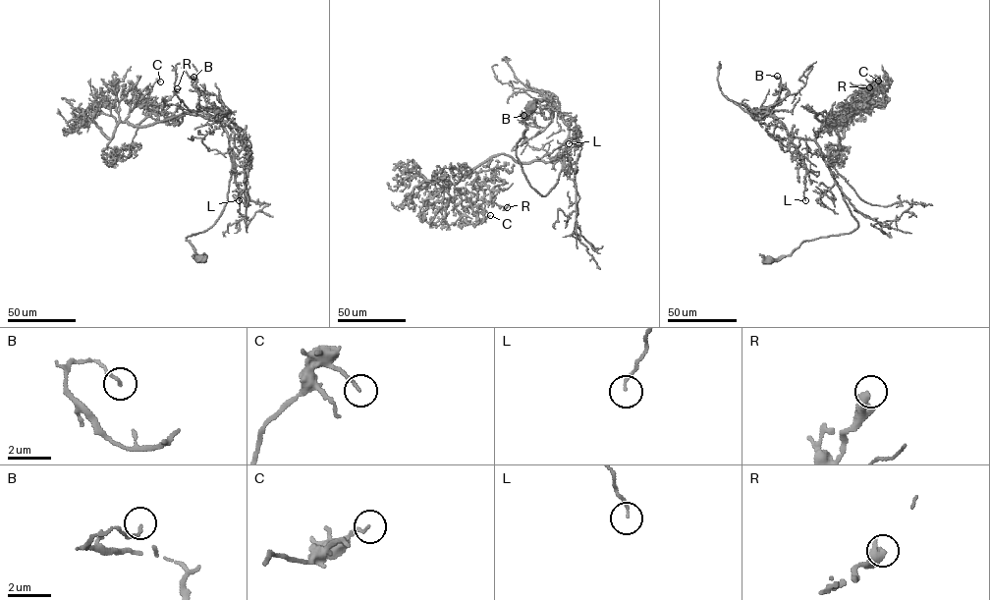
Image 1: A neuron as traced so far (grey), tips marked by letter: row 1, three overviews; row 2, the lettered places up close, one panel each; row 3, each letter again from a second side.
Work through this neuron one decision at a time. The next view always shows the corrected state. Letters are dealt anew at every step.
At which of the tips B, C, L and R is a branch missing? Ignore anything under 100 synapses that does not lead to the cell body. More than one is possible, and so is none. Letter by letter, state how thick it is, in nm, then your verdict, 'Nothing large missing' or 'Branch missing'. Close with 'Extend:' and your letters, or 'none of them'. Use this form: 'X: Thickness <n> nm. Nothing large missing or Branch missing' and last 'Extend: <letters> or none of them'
B: Thickness 100 nm. Nothing large missing
C: Thickness 130 nm. Nothing large missing
L: Thickness 110 nm. Nothing large missing
R: Thickness 420 nm. Nothing large missing
Extend: none of them

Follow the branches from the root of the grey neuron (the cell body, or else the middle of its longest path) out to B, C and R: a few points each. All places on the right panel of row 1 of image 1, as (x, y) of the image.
B: (770, 260), (858, 226), (817, 143), (791, 136), (761, 112), (779, 99), (777, 76)
C: (770, 260), (858, 226), (815, 140), (824, 111), (816, 116), (838, 126), (860, 104), (882, 101), (878, 81)
R: (770, 260), (858, 226), (815, 140), (824, 111), (816, 116), (838, 126), (835, 116), (864, 107), (869, 87)

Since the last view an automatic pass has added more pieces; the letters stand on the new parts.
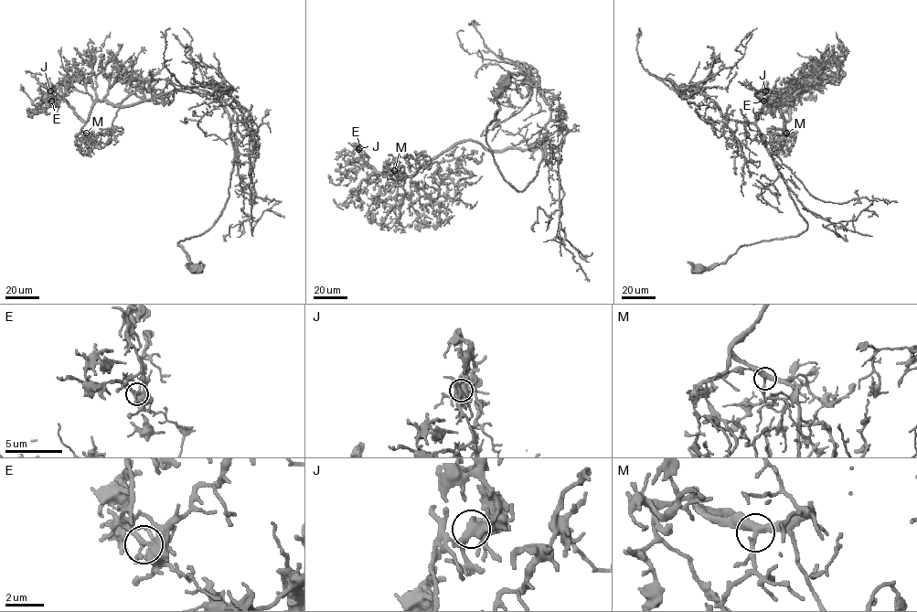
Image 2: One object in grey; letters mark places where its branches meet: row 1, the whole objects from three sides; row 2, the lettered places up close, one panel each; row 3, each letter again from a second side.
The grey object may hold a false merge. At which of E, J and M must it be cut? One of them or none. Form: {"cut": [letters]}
{"cut": ["E"]}

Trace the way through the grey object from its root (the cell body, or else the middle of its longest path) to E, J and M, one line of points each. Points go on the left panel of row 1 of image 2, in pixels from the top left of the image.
E: (196, 268), (178, 243), (229, 197), (225, 108), (175, 89), (97, 101), (83, 121), (51, 101)
J: (196, 268), (178, 243), (229, 197), (225, 108), (175, 89), (97, 101), (83, 121), (50, 91)
M: (196, 268), (178, 243), (204, 233), (229, 197), (225, 108), (194, 88), (127, 105), (97, 101), (86, 134)

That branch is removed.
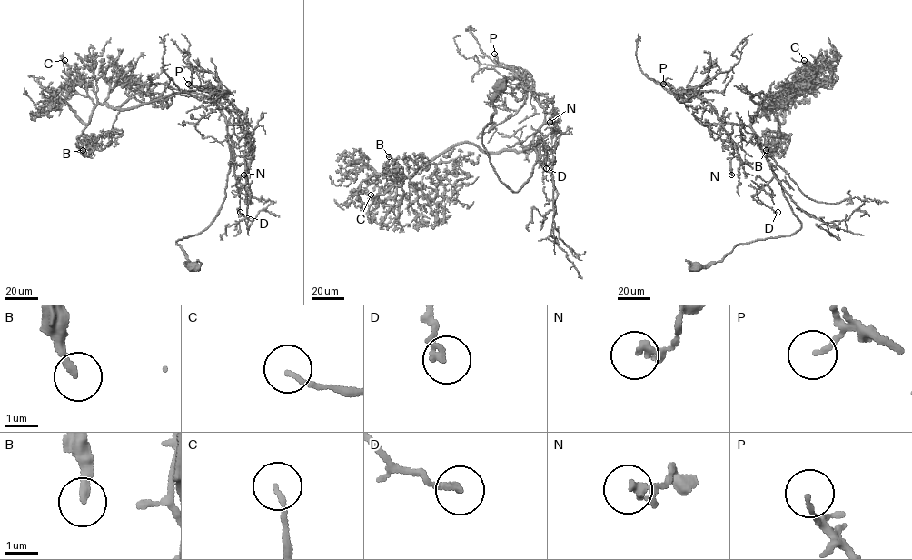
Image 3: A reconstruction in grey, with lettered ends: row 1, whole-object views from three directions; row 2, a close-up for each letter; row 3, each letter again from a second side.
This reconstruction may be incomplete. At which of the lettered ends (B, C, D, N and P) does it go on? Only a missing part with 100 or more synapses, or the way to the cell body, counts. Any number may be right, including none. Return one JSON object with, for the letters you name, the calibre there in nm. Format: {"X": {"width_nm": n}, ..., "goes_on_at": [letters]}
{"goes_on_at": []}

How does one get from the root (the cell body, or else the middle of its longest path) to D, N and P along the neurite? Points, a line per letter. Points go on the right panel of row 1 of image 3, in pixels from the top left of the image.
D: (698, 266), (801, 226), (760, 146), (773, 177), (757, 197), (778, 212)
N: (698, 266), (720, 261), (739, 244), (788, 236), (801, 226), (748, 126), (732, 125), (731, 174)
P: (698, 266), (801, 224), (752, 130), (722, 121), (695, 93), (663, 84)

